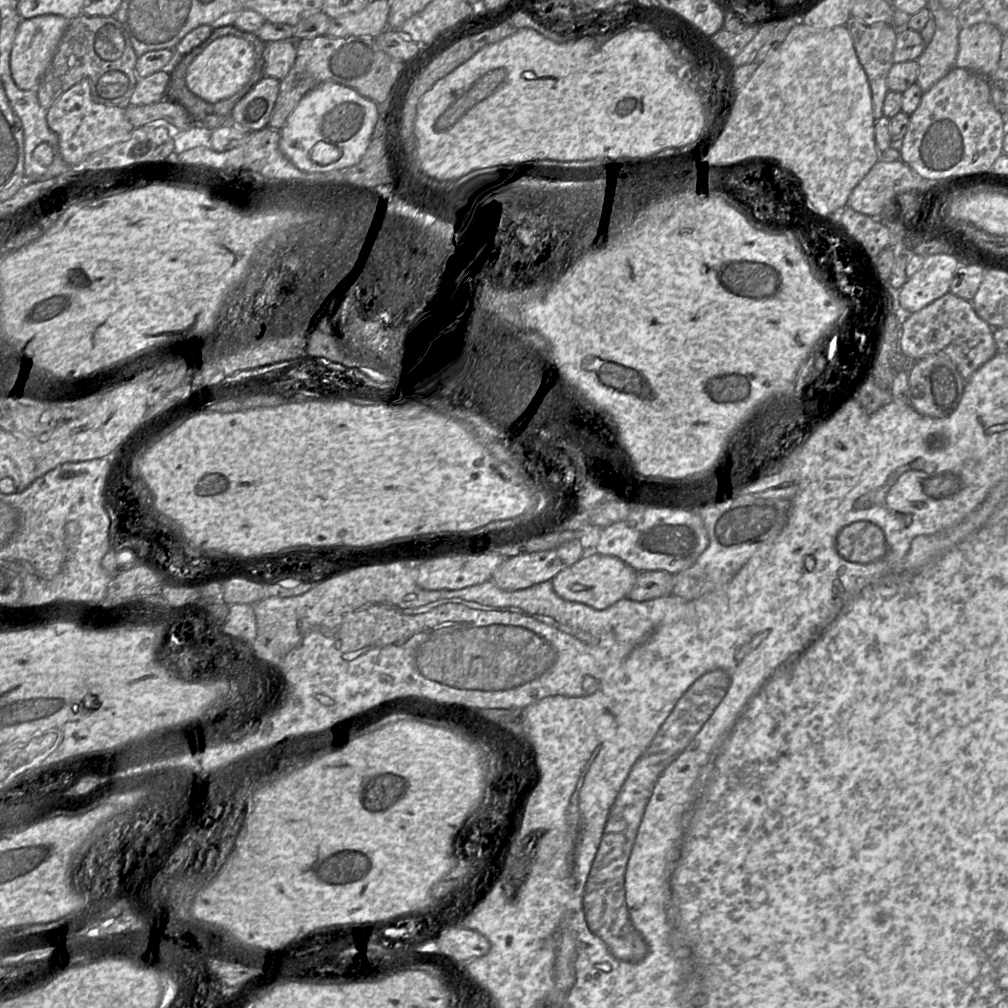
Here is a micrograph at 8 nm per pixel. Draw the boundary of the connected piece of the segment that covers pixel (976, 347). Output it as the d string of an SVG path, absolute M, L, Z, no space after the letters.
M950 291L912 314L903 314L900 348L910 361L917 361L931 354L947 356L967 382L971 376L998 352L993 328L981 319L972 302Z

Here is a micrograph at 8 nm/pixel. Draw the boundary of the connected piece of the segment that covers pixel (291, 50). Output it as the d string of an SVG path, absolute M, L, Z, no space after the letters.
M296 40L269 41L266 43L263 58L263 76L279 81L289 73L296 59Z

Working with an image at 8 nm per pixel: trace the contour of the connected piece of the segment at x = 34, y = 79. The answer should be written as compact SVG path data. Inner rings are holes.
M55 14L22 19L17 29L10 55L11 75L19 89L31 90L38 87L51 64L69 23L70 20Z

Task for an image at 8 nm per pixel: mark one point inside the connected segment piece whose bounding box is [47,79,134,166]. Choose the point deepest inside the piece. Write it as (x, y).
(83, 126)

